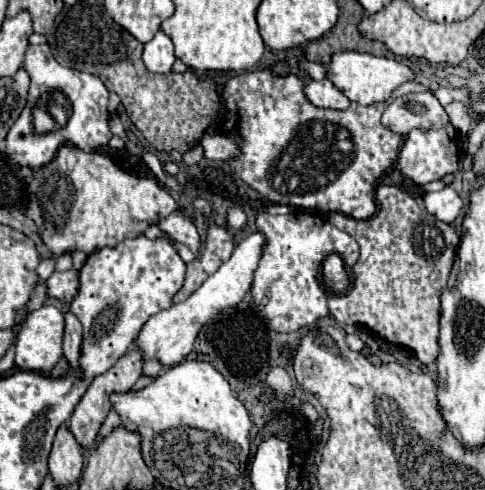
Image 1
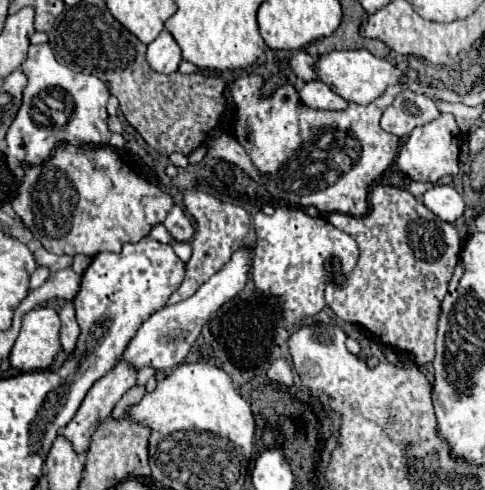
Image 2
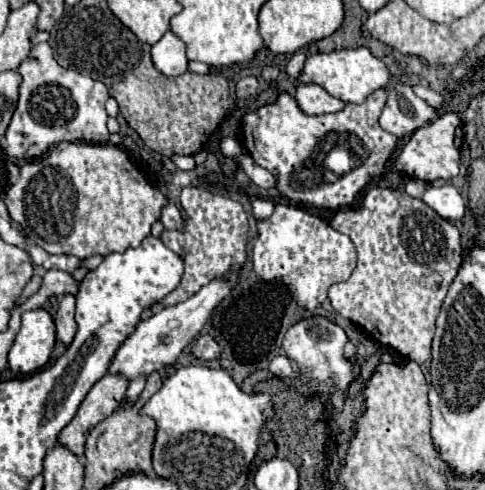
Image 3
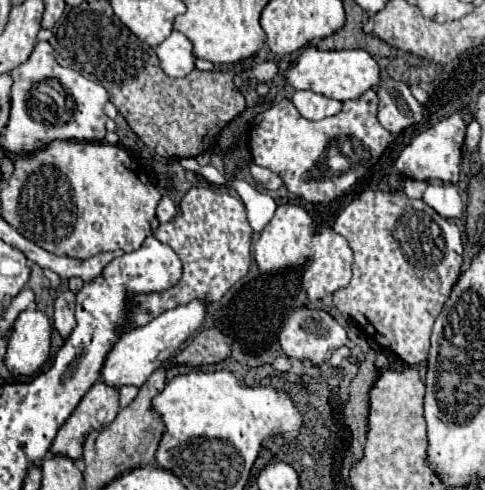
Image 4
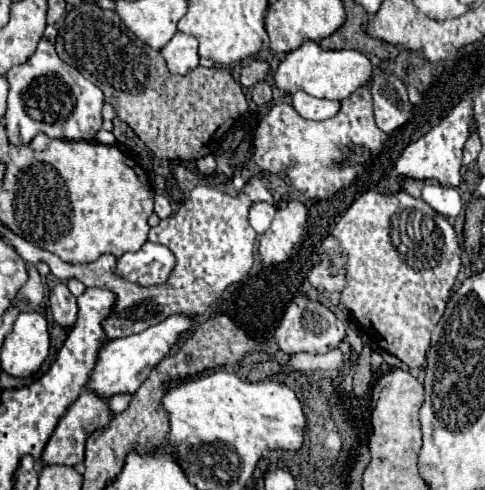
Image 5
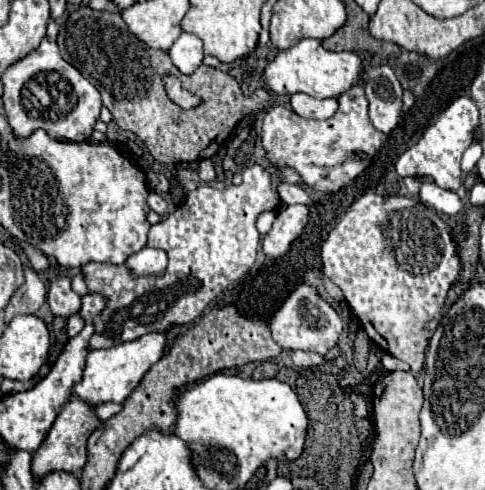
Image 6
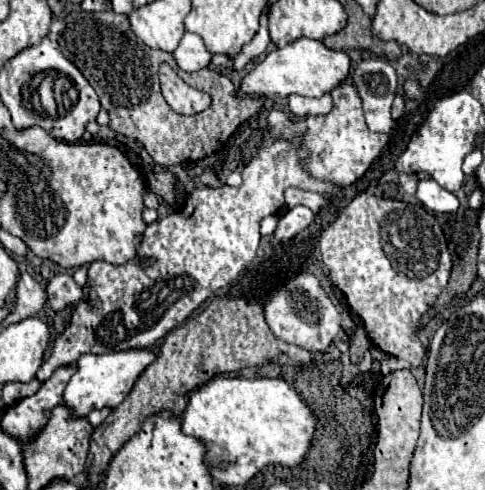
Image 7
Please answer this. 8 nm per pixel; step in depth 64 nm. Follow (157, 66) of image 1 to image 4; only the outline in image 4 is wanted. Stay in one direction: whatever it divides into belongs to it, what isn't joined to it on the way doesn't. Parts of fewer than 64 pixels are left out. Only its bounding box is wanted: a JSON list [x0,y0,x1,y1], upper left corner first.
[156,30,196,76]

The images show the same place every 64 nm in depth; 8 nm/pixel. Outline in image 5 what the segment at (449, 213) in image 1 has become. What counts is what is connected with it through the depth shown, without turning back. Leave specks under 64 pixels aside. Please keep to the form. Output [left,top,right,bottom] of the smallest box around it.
[422,184,462,218]

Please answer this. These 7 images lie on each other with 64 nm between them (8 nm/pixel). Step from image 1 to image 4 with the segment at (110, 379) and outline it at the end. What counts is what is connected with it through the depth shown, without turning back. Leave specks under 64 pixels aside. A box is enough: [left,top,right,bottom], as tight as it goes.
[50,382,118,460]

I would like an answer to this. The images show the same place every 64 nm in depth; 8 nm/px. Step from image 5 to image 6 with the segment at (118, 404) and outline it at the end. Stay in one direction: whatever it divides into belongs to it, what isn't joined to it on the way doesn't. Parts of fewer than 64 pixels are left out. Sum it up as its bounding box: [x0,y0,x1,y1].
[94,402,122,420]

